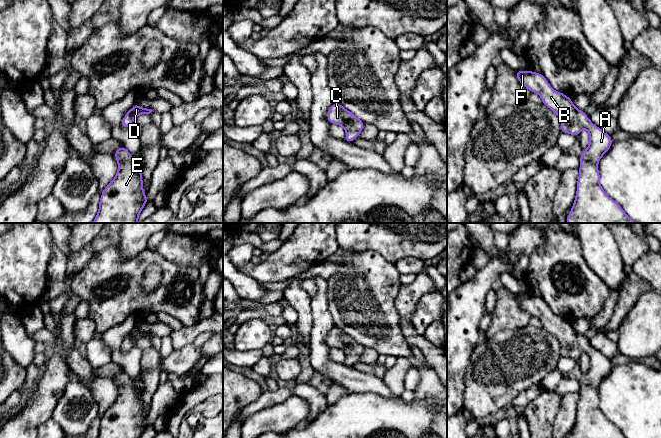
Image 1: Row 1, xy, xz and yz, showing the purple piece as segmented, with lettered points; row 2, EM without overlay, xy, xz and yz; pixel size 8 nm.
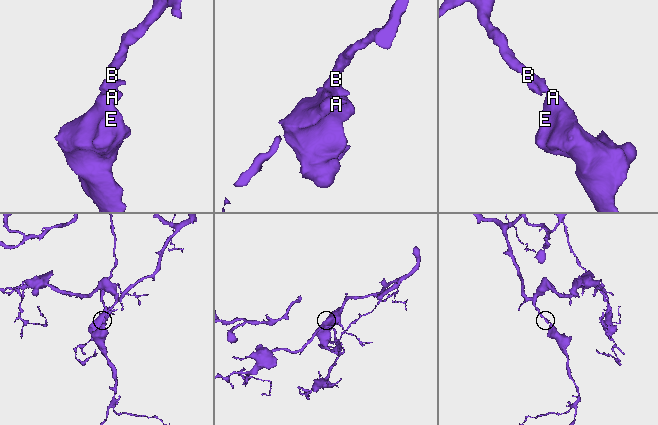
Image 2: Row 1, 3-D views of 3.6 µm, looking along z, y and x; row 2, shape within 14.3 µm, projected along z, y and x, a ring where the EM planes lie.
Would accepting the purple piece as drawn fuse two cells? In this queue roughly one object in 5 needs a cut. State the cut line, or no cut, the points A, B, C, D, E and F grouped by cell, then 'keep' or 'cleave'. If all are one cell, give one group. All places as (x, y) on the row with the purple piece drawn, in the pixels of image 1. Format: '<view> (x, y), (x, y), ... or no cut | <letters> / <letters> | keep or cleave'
no cut | A B C D E F | keep

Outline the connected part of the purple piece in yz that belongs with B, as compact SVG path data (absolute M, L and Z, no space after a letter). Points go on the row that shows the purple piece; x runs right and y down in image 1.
M519 70L514 71L518 81L530 92L538 93L541 96L542 104L549 107L558 115L561 120L560 130L578 137L582 128L589 132L589 146L580 155L579 177L577 180L577 192L572 209L567 216L567 223L637 223L628 217L622 207L610 198L602 189L600 184L600 174L598 171L598 162L611 147L613 140L610 135L601 128L594 125L587 117L584 111L577 109L570 97L555 91L551 88L547 79L542 73L533 71Z

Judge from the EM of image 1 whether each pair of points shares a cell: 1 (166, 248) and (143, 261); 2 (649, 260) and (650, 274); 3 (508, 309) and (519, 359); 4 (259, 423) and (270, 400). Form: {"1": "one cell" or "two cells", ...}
{"1": "two cells", "2": "one cell", "3": "two cells", "4": "two cells"}

